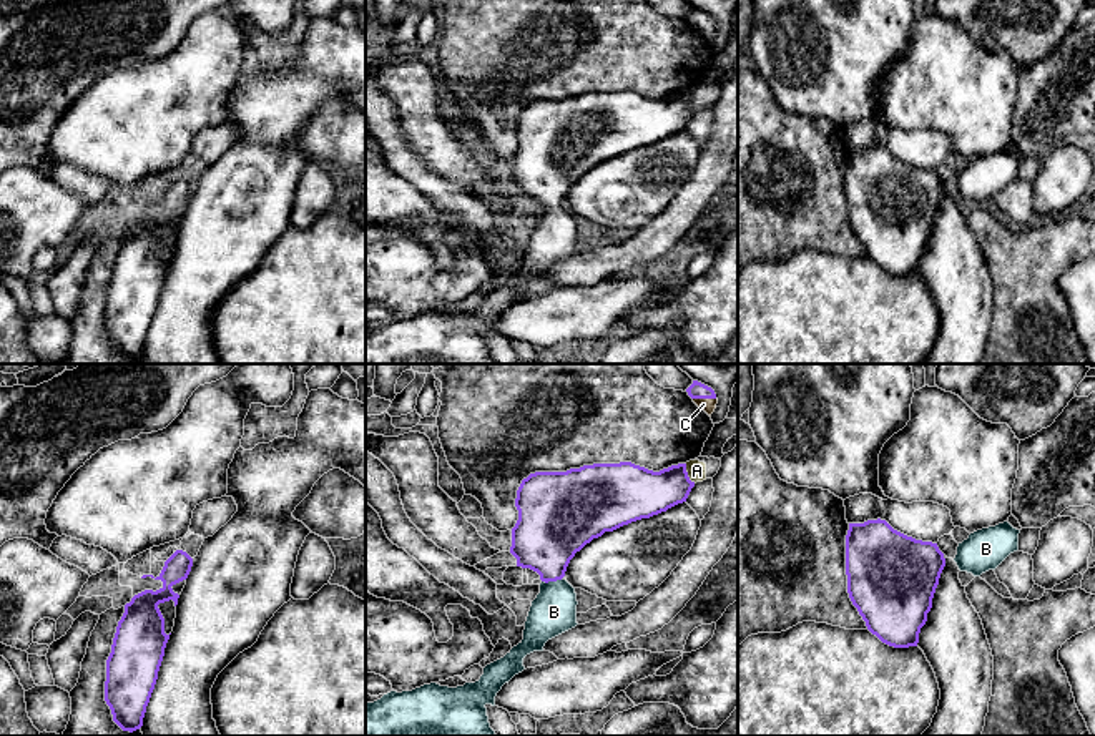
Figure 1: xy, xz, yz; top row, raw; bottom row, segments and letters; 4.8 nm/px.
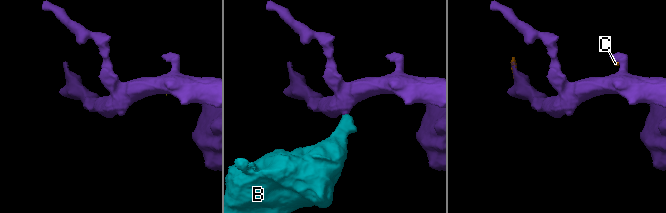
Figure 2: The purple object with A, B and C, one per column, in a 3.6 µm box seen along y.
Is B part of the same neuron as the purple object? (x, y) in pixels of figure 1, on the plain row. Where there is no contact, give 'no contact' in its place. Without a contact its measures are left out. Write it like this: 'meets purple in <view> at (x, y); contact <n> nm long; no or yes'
meets purple in xz at (552, 208); contact 110 nm long; yes

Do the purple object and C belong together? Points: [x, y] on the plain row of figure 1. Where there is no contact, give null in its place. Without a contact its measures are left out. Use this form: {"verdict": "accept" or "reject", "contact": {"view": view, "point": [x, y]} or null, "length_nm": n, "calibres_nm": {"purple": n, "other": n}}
{"verdict": "accept", "contact": {"view": "xz", "point": [705, 25]}, "length_nm": 110, "calibres_nm": {"purple": 80, "other": 70}}

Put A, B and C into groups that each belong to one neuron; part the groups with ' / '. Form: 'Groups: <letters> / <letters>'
Groups: A / B C

